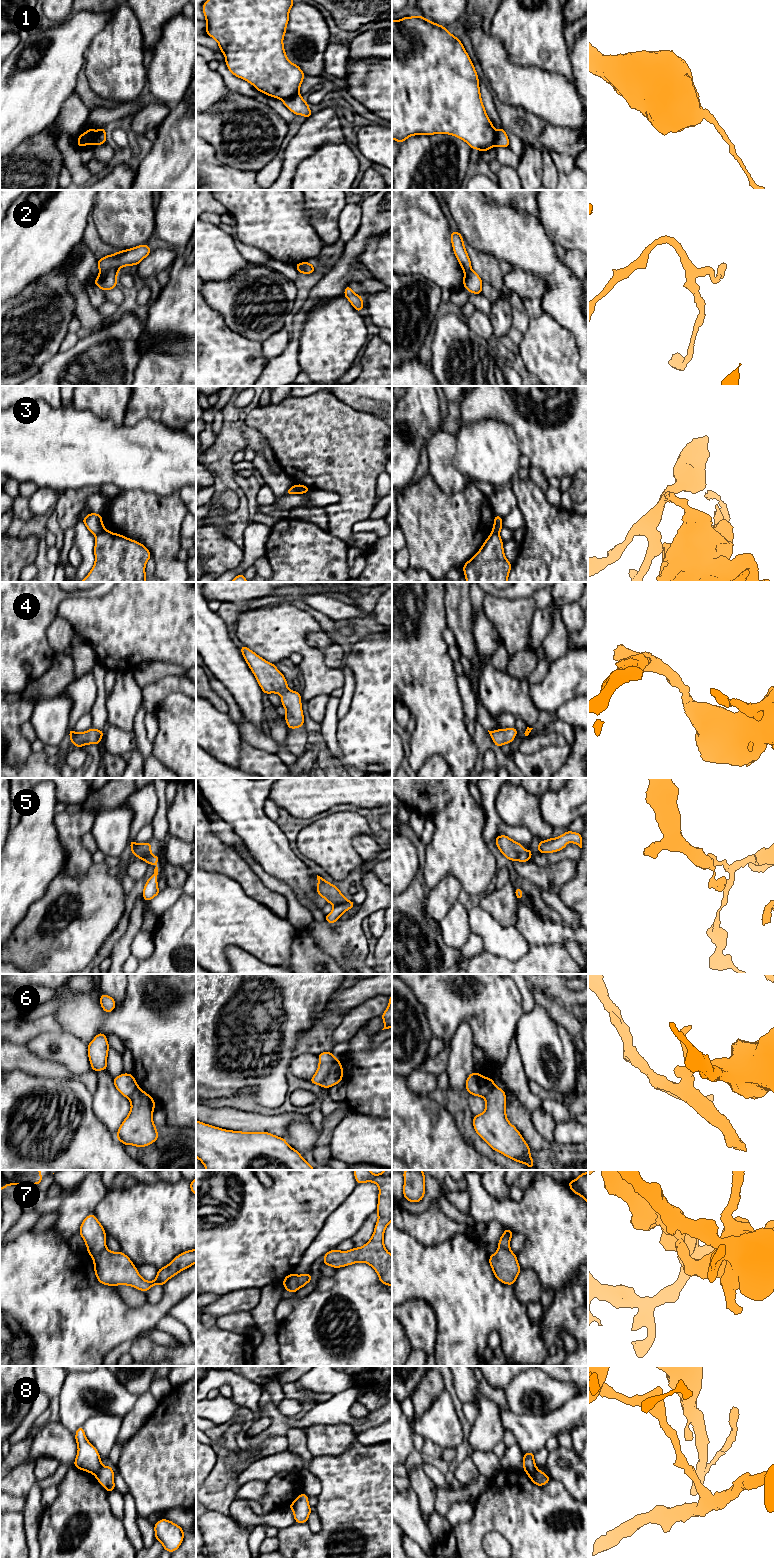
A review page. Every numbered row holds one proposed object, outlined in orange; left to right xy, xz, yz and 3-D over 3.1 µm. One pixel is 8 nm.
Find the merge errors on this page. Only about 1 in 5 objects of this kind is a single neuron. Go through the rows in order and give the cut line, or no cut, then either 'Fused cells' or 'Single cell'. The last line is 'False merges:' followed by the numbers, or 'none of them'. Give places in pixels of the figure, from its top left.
1: Split along xz (298, 93), (282, 100). Fused cells
2: Split along xy (118, 269), (110, 269), (100, 273). Fused cells
3: Split along xy (104, 528), (96, 536). Fused cells
4: No split. Single cell
5: Split along xz (347, 901), (334, 906). Fused cells
6: Split along xz (336, 1058), (332, 1067), (319, 1084). Fused cells
7: Split along xy (105, 1247), (92, 1257). Fused cells
8: Split along yz (536, 1467), (526, 1471). Fused cells
False merges: 1, 2, 3, 5, 6, 7, 8

